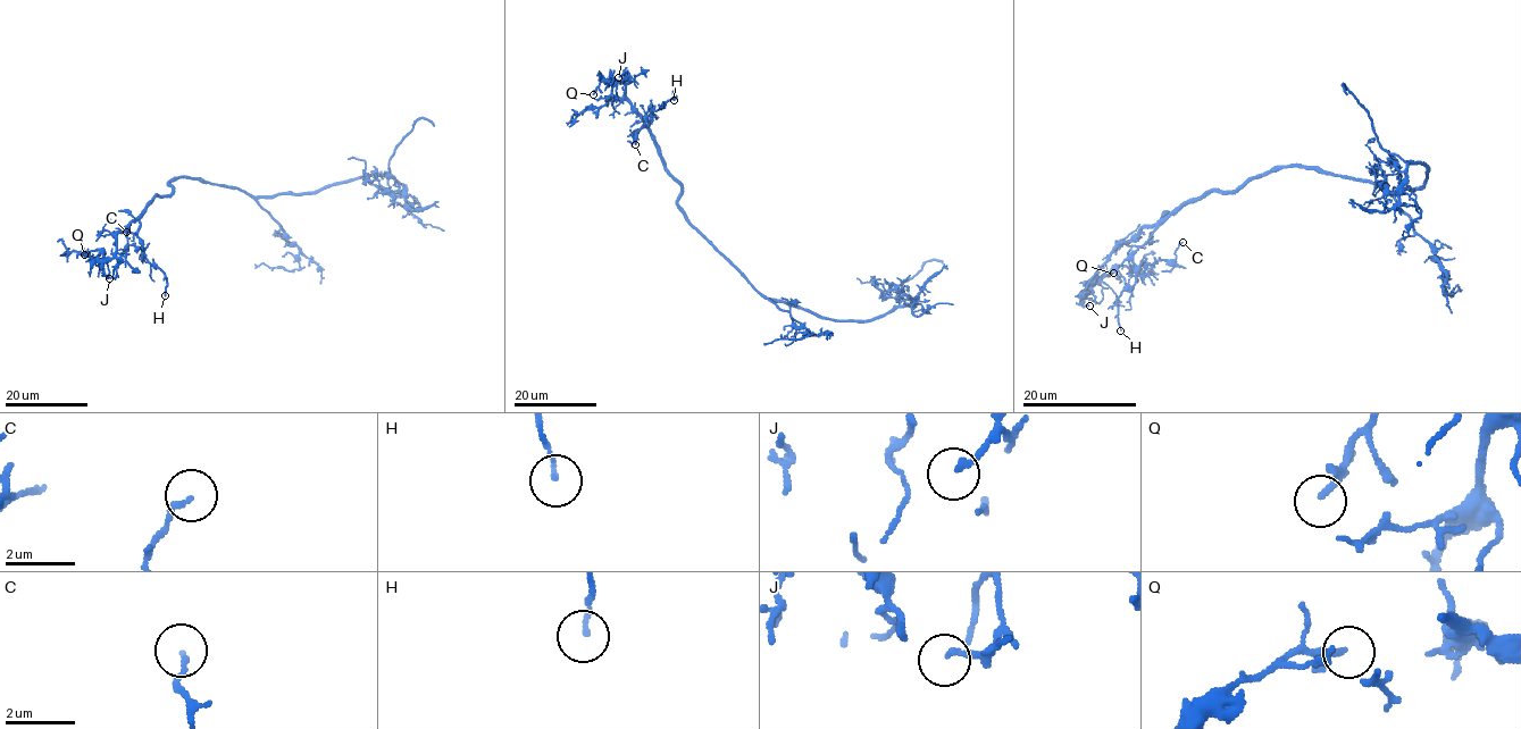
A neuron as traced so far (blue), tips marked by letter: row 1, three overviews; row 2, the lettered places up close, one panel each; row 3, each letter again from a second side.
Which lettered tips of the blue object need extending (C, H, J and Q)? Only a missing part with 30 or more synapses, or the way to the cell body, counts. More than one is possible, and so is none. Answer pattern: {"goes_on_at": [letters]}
{"goes_on_at": []}

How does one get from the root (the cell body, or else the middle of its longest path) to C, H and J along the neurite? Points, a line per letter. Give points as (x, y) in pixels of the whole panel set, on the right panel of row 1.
C: (1329, 174), (1273, 167), (1235, 190), (1189, 199), (1158, 226), (1134, 261), (1172, 260), (1183, 242)
H: (1329, 174), (1273, 167), (1235, 190), (1206, 192), (1179, 204), (1134, 254), (1135, 283), (1117, 300), (1120, 331)
J: (1329, 174), (1273, 167), (1235, 190), (1206, 192), (1184, 201), (1114, 249), (1087, 285), (1081, 303), (1089, 306)

